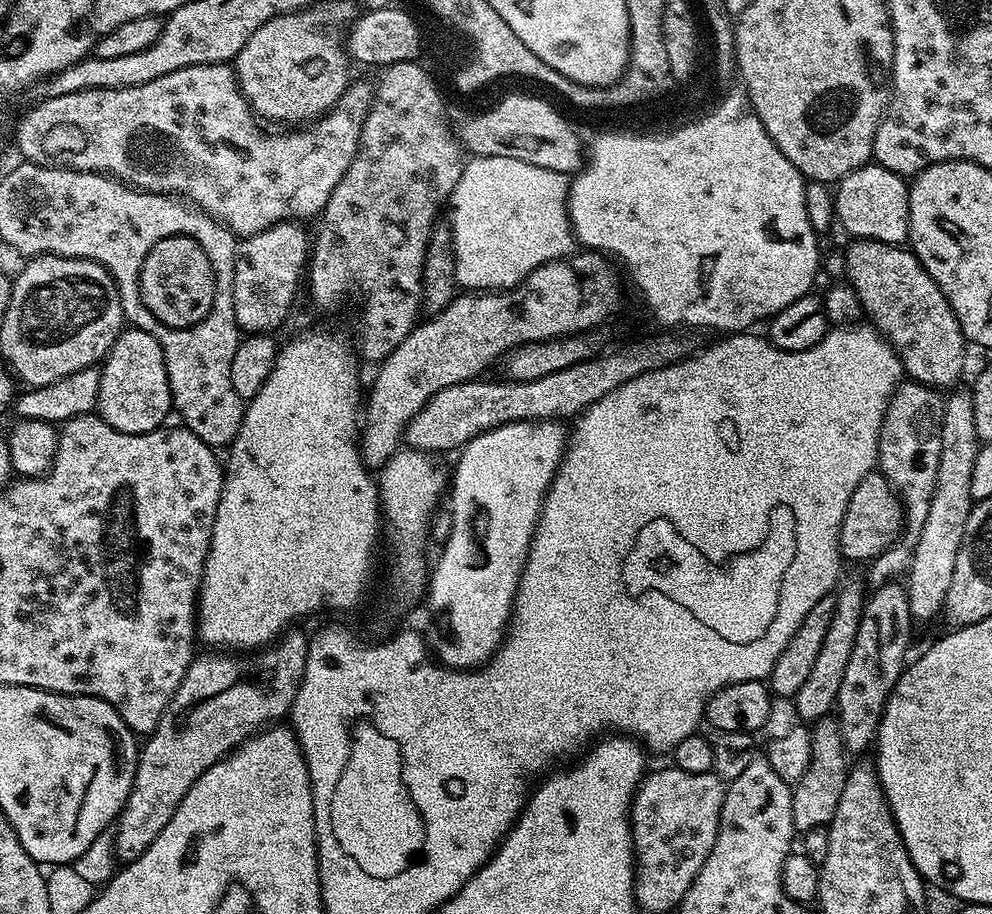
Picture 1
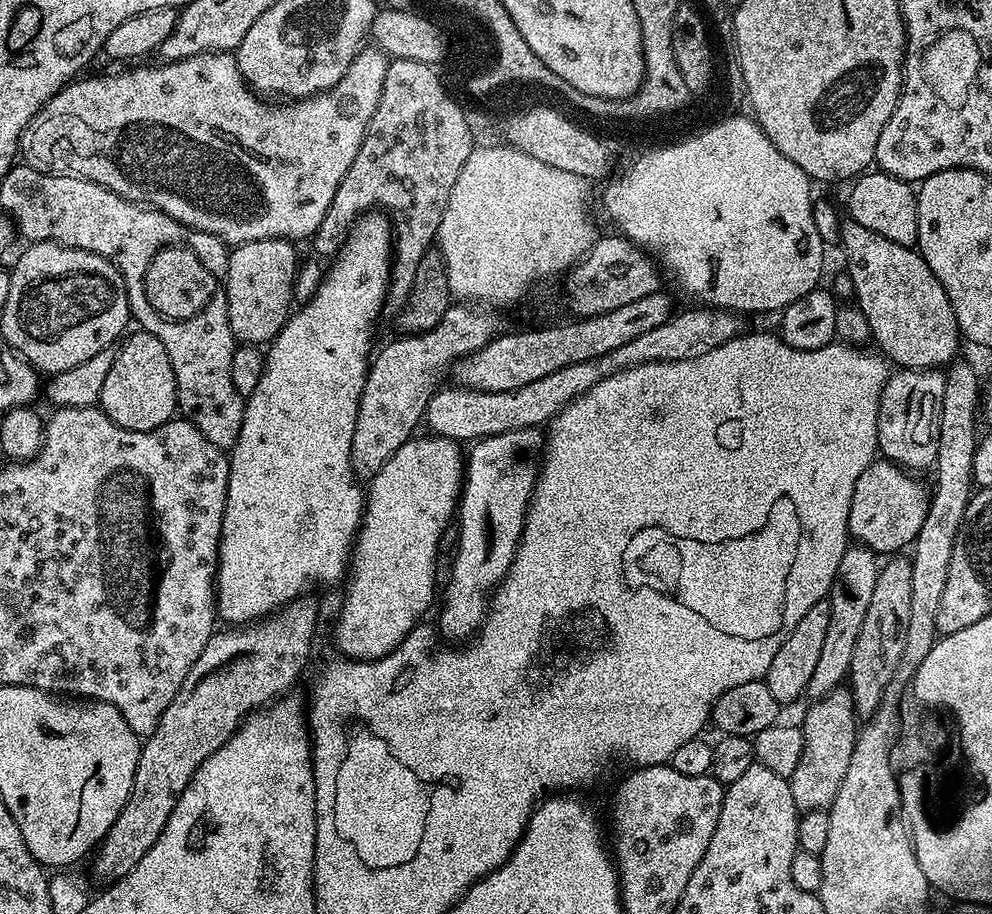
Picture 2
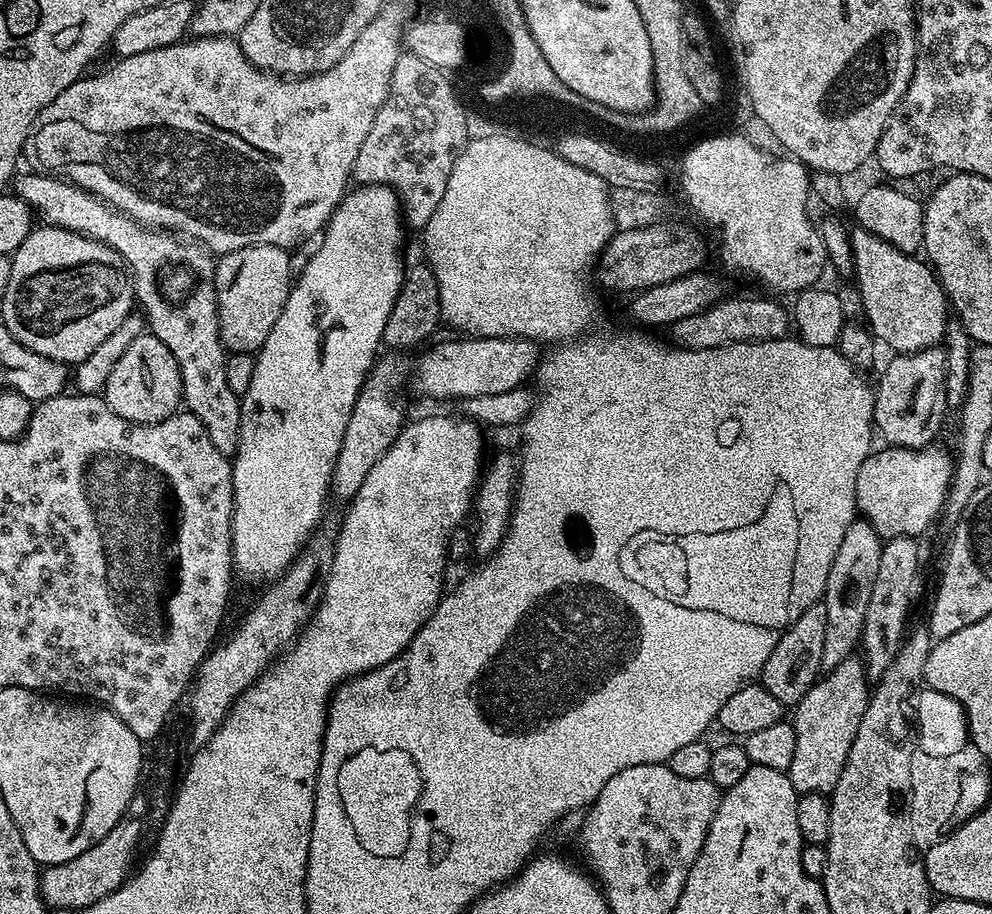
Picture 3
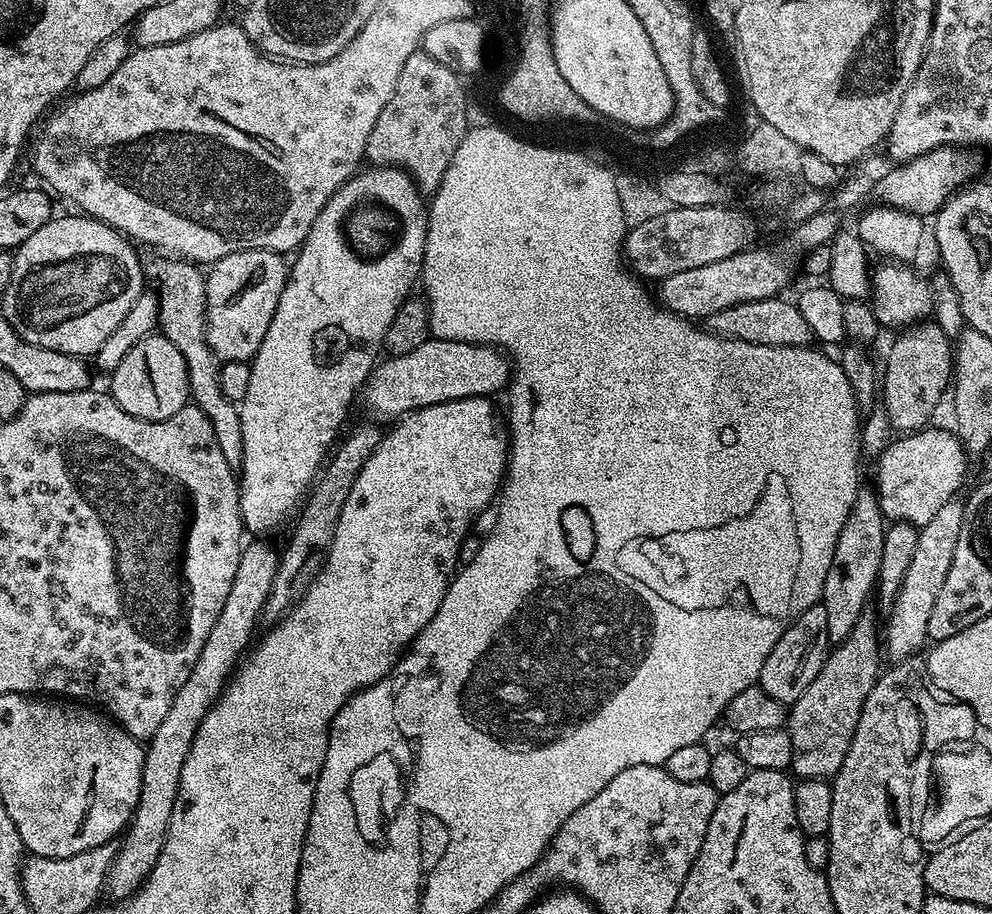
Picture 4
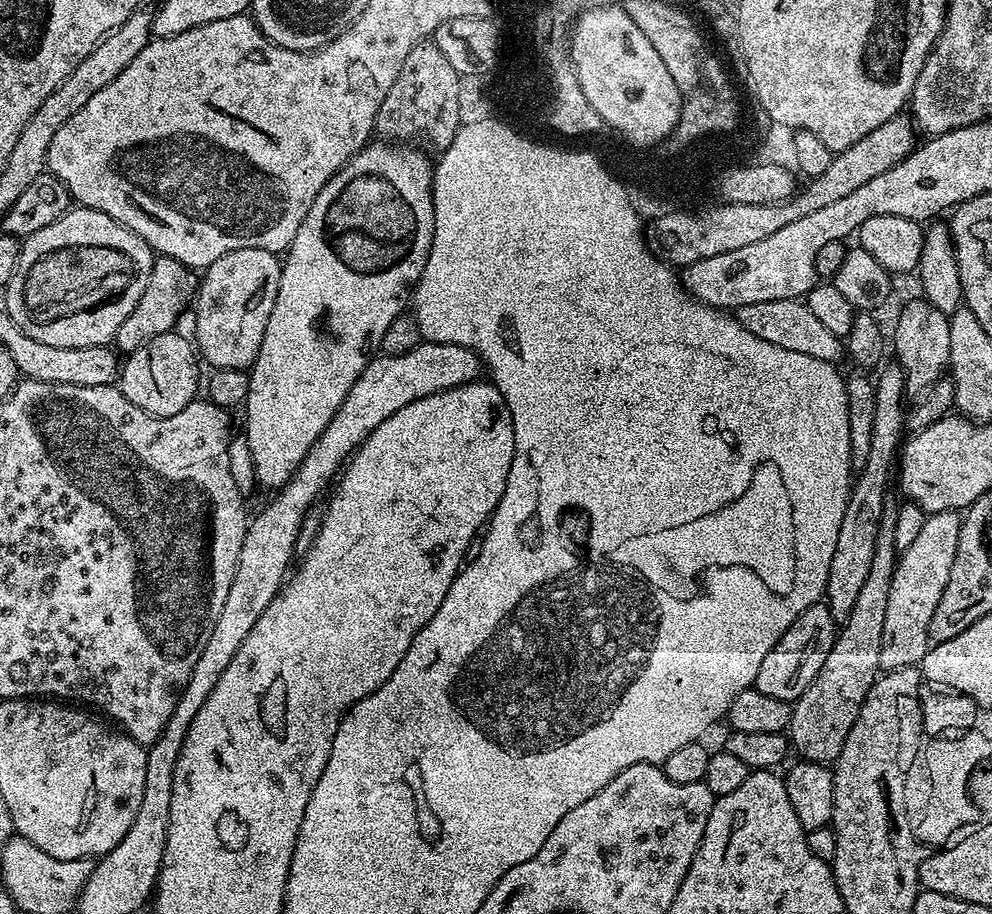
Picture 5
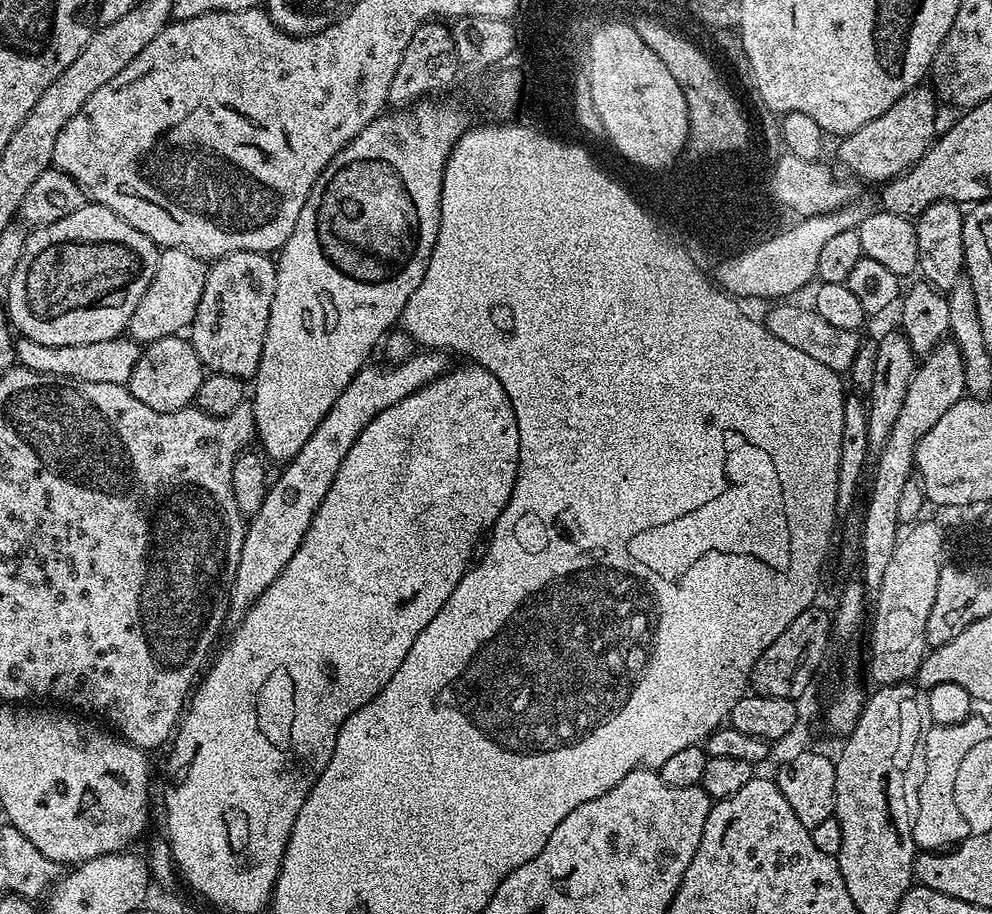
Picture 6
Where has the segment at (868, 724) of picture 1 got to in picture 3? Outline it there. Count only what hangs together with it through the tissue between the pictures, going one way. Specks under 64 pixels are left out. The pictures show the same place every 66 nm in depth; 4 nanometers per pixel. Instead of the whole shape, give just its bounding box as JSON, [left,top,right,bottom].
[860,536,920,680]

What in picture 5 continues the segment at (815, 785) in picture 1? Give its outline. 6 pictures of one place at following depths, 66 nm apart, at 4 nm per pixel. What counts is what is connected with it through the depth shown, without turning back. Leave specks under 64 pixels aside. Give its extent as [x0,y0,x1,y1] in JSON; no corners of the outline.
[786,507,898,765]

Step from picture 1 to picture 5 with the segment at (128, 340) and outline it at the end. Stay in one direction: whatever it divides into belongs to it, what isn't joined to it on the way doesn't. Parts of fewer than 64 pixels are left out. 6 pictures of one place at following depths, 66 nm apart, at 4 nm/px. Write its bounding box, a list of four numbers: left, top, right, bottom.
[118,330,202,414]

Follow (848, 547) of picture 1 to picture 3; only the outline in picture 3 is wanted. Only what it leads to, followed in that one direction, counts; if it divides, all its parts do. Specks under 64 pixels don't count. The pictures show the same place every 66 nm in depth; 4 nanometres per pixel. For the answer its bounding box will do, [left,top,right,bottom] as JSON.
[856,446,954,540]

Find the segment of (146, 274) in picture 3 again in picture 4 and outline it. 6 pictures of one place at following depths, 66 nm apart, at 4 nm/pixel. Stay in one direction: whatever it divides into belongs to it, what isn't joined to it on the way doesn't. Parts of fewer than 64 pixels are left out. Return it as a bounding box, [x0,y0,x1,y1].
[150,258,242,470]

